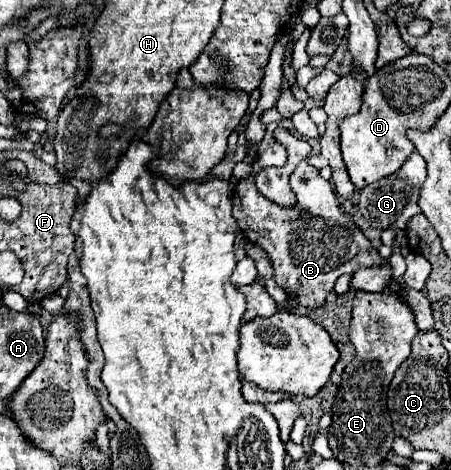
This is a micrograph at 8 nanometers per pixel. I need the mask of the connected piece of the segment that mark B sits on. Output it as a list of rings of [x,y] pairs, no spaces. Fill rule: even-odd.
[[[308,161],[298,163],[290,182],[298,197],[298,205],[282,209],[258,193],[252,177],[238,181],[232,195],[232,215],[242,233],[268,253],[276,271],[274,279],[278,287],[292,291],[304,307],[322,307],[340,275],[354,273],[362,267],[378,267],[386,261],[342,211],[332,185],[322,179],[318,171],[308,165]],[[304,177],[308,179],[306,183],[302,181]]]

